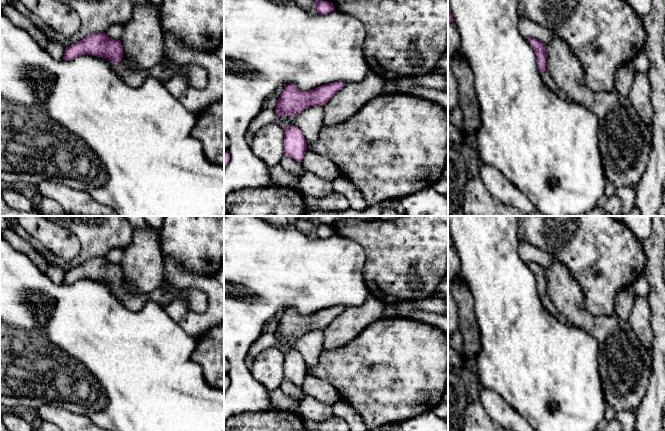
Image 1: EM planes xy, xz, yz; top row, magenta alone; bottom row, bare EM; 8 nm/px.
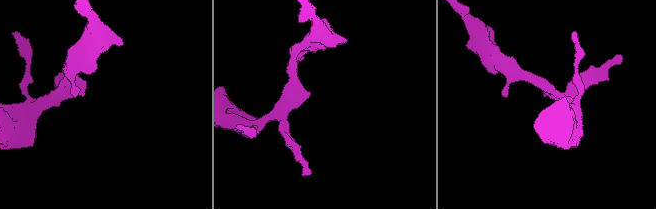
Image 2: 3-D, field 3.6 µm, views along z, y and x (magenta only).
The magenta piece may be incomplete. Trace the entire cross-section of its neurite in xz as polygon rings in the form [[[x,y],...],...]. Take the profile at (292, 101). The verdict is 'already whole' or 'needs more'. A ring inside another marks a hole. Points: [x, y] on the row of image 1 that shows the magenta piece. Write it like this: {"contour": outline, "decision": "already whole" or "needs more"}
{"contour": [[[334,82],[311,91],[300,91],[296,85],[289,84],[275,101],[276,114],[278,118],[284,115],[295,117],[311,106],[325,105],[345,85],[345,82]]], "decision": "already whole"}

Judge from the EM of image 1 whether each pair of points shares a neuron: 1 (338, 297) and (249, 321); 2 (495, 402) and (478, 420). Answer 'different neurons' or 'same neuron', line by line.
1: same neuron
2: different neurons

